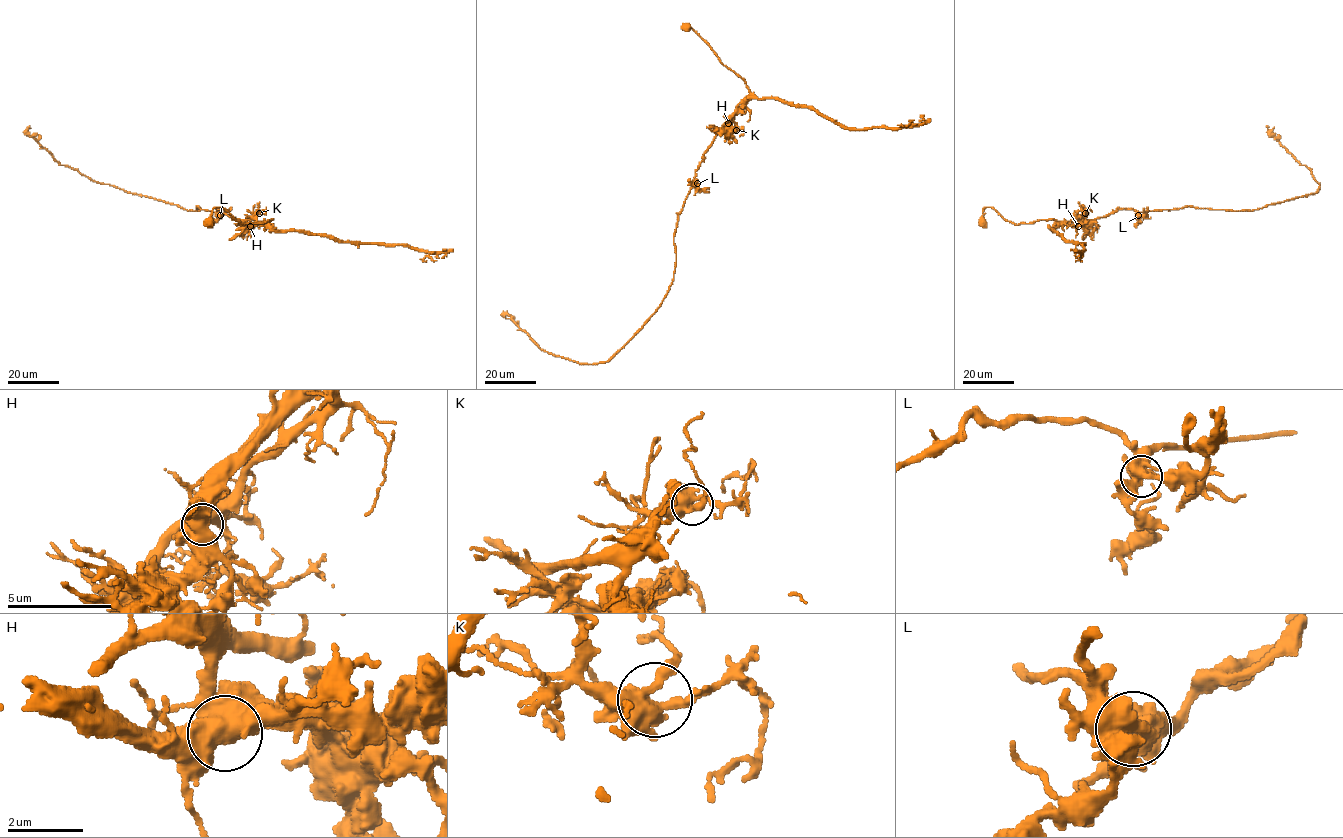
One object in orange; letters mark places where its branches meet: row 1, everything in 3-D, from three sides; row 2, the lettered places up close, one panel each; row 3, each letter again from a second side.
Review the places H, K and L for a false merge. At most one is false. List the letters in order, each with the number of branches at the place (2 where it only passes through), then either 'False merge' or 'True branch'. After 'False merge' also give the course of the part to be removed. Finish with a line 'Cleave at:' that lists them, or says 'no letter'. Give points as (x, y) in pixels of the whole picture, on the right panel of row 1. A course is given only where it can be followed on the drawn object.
H: Branches: 3. False merge. Course of the part to remove: (1078, 226), (1117, 208), (1250, 210), (1316, 193), (1310, 170), (1266, 125)
K: Branches: 5. True branch
L: Branches: 4. True branch
Cleave at: H

